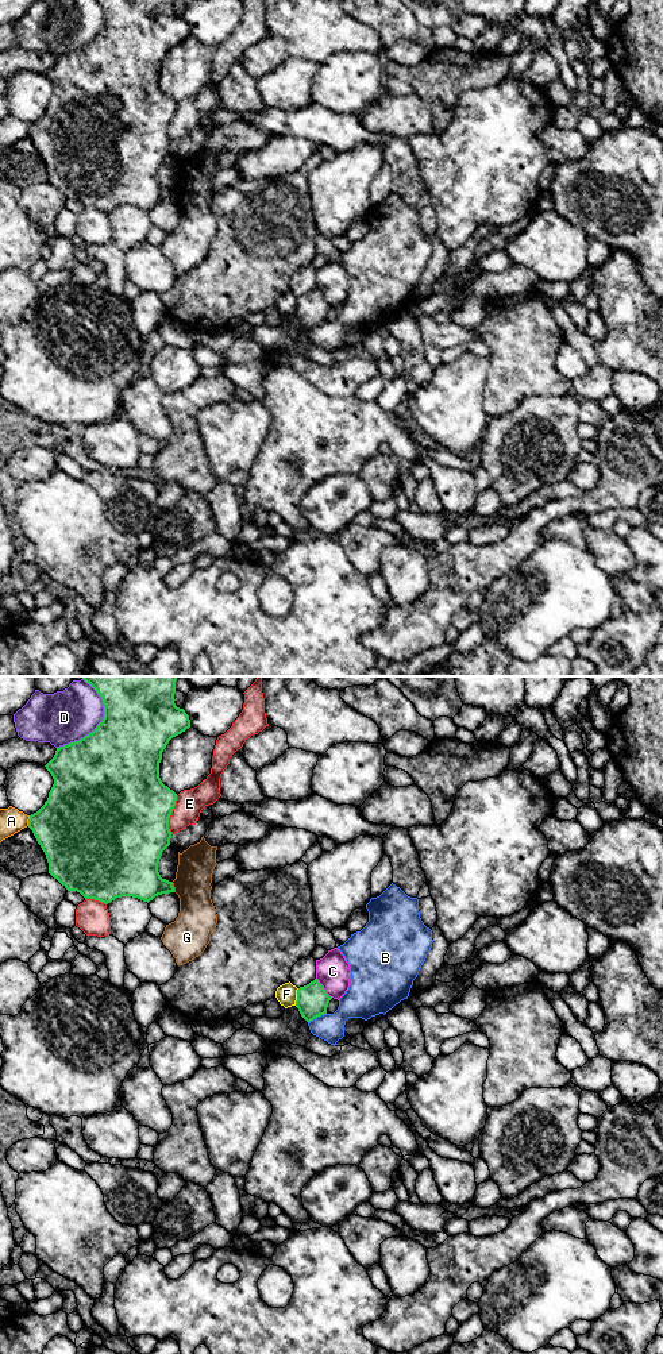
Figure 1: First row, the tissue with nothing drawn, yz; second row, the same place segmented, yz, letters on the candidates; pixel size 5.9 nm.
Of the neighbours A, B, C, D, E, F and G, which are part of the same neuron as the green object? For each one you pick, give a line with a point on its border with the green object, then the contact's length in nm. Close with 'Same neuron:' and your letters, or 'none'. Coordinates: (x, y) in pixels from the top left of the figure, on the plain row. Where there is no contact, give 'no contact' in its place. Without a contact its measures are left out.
Same neuron: none

